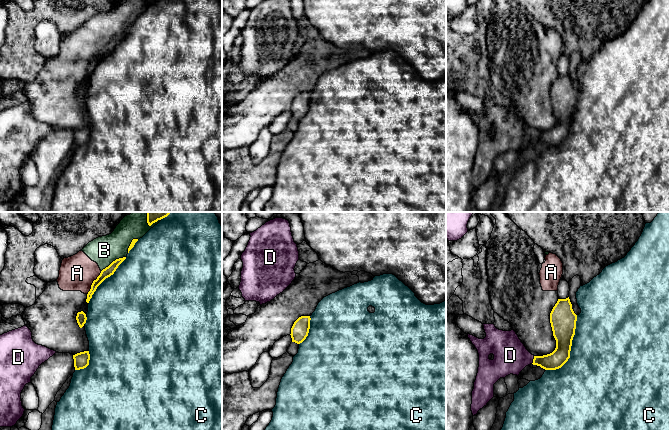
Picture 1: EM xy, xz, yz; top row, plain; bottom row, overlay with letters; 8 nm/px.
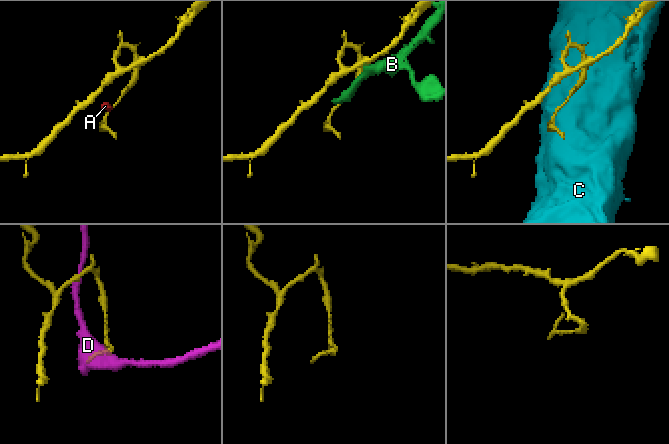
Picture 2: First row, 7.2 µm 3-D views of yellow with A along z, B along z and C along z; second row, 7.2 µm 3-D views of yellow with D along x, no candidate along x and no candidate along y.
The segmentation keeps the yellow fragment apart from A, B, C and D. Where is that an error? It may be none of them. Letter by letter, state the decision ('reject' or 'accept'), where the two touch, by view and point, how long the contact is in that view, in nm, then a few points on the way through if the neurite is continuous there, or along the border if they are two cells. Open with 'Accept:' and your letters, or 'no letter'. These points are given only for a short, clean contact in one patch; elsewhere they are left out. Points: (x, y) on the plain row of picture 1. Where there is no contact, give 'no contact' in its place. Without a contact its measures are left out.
Accept: no letter
A: reject; meets yellow in xy at (92, 59); contact 220 nm long; border along xy (101, 47), (93, 57), (87, 70)
B: reject; meets yellow in xy at (113, 37); contact 240 nm long
C: reject; meets yellow in yz at (570, 124); contact 500 nm long
D: reject; meets yellow in yz at (533, 136); contact 70 nm long

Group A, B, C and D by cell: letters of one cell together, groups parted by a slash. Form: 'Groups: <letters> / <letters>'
Groups: A B / C / D

